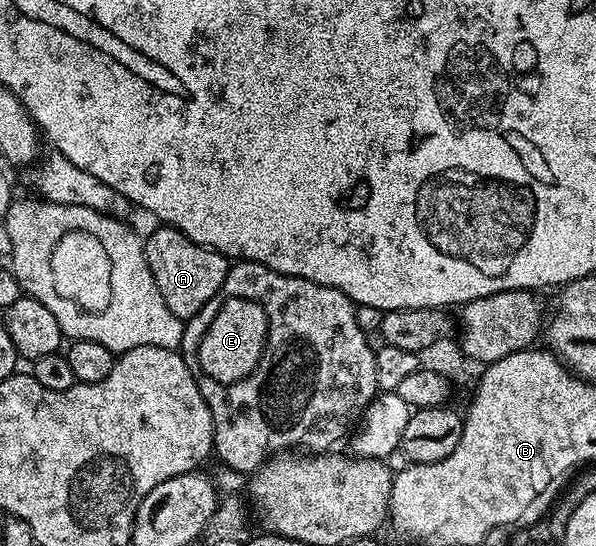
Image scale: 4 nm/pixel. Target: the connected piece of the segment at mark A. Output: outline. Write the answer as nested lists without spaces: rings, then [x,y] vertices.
[[[166,224],[156,225],[156,230],[145,238],[145,256],[149,268],[153,272],[153,280],[157,280],[157,288],[161,288],[161,296],[165,296],[165,304],[169,312],[178,318],[192,318],[225,284],[229,269],[227,255],[211,250],[208,246],[189,240],[180,230]]]

